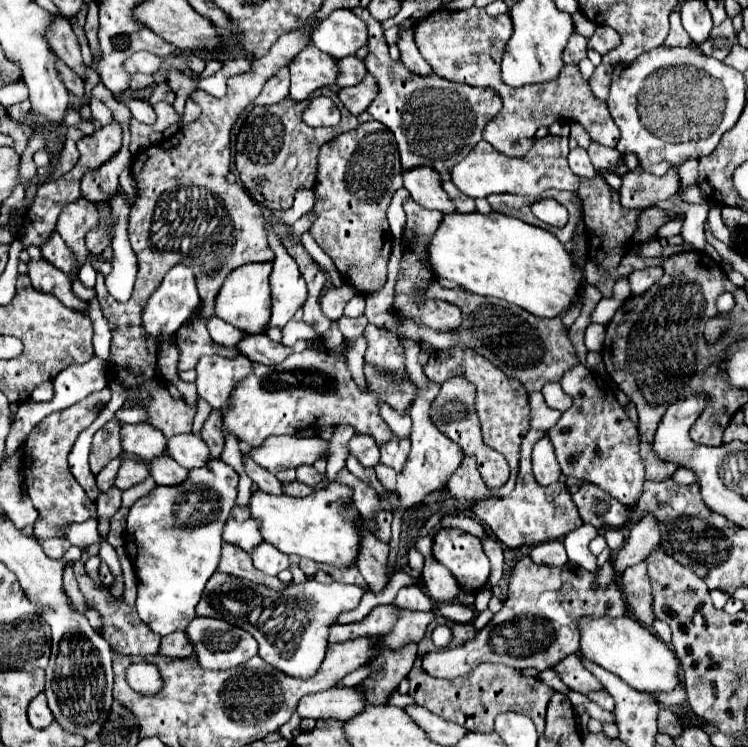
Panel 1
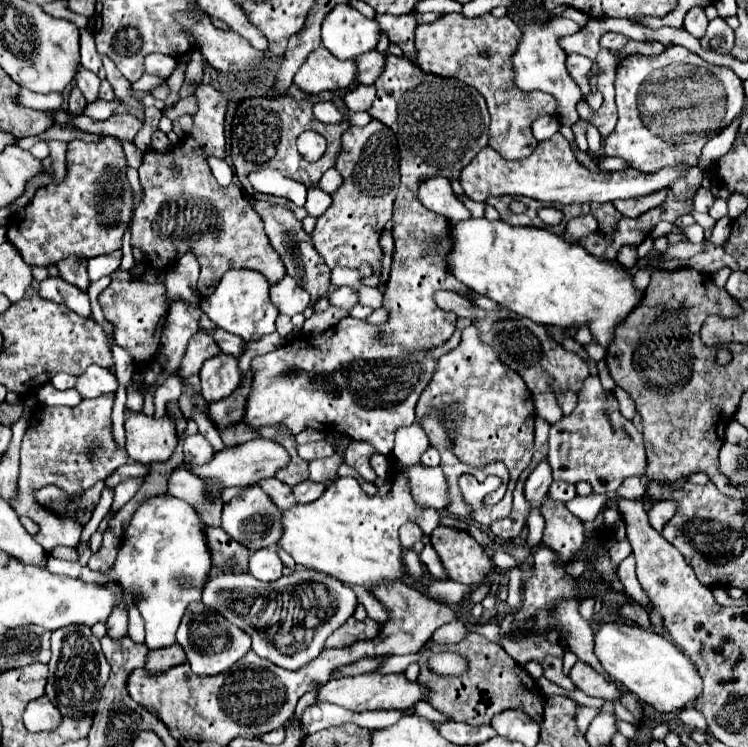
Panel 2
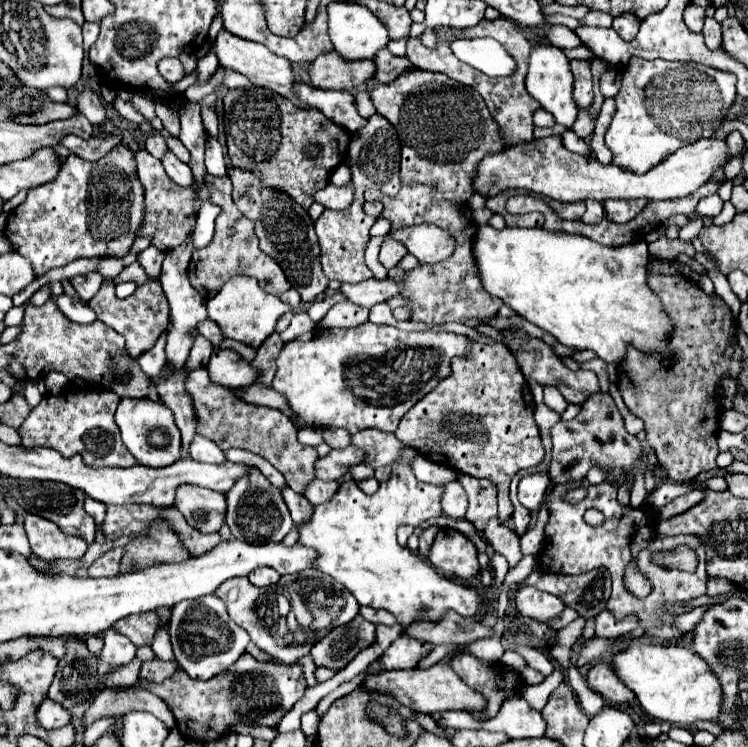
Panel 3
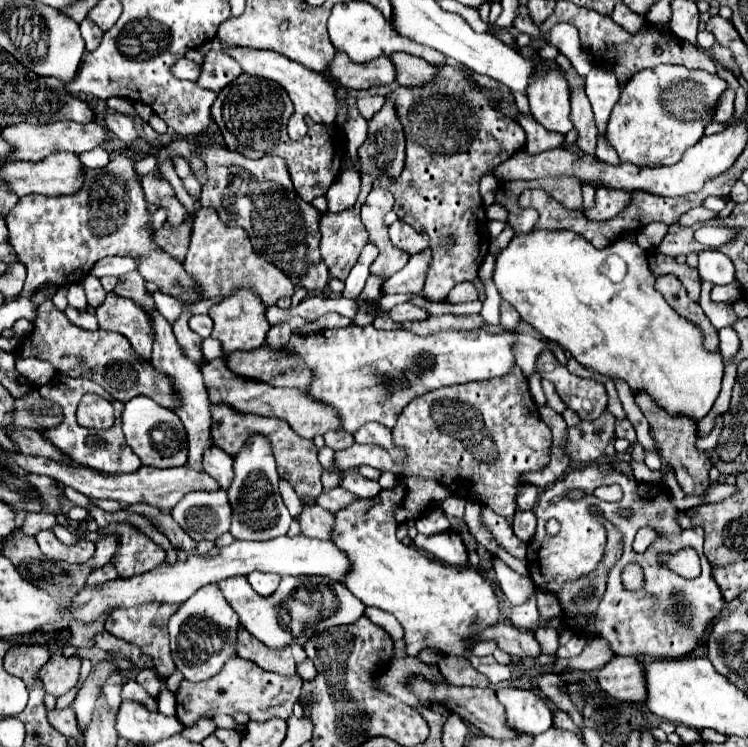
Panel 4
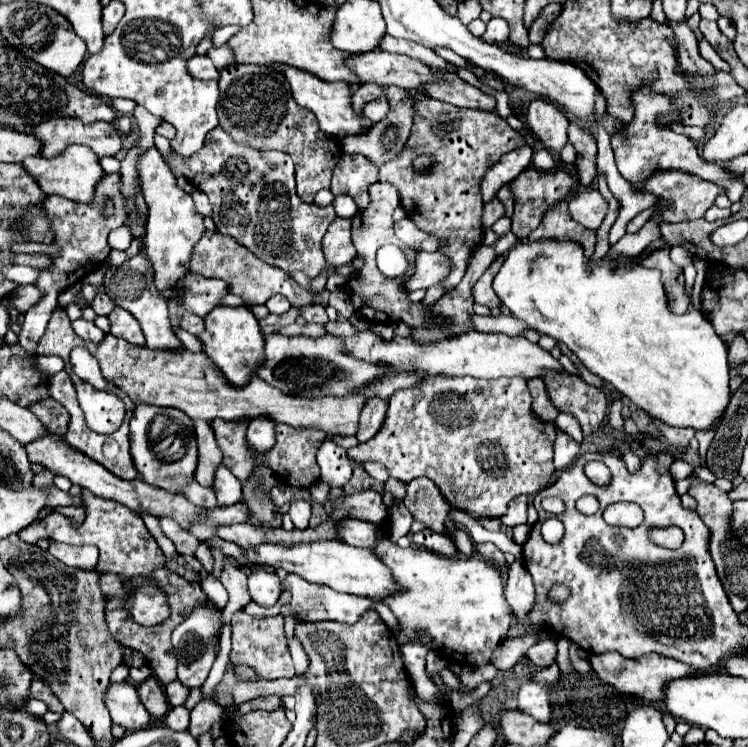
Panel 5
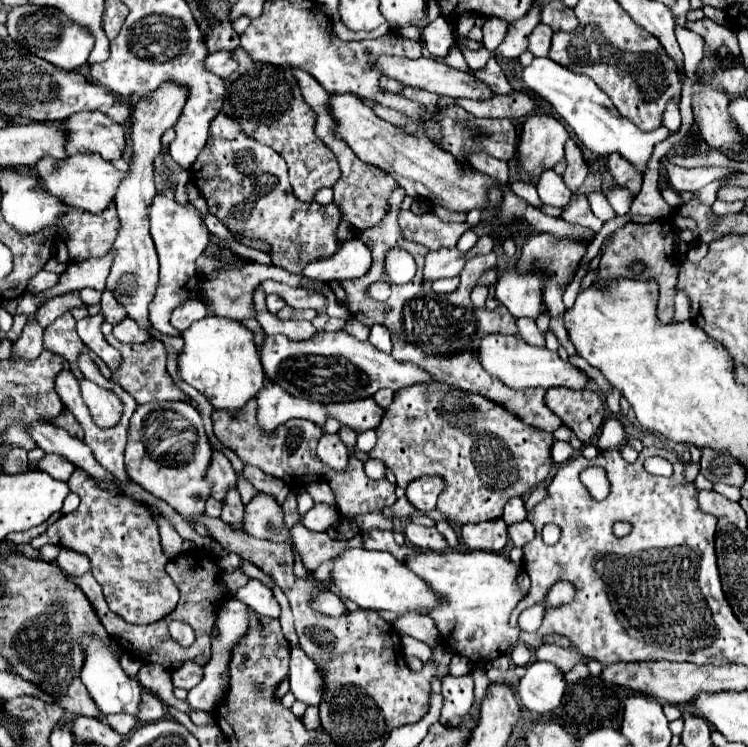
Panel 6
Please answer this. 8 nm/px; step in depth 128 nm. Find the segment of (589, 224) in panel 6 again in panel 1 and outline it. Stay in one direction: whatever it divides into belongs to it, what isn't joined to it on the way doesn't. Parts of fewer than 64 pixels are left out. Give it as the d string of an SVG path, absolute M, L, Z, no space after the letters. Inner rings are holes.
M634 168L622 176L620 202L626 208L648 208L658 200L666 200L680 190L678 168L666 172L664 176L652 176L642 168ZM644 174L644 178L640 176Z

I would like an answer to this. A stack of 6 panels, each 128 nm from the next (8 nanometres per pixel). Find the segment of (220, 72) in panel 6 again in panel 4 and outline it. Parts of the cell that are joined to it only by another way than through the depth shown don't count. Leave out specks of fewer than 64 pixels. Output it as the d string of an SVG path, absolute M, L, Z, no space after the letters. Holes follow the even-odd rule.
M180 58L176 64L172 64L170 72L172 72L172 76L176 76L178 80L192 80L192 82L196 82L198 76L200 76L200 66L194 64L192 60Z

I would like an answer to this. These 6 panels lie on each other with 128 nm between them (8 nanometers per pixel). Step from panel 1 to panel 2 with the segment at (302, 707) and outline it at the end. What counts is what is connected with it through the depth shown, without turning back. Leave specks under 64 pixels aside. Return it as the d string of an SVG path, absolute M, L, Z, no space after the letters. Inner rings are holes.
M360 674L360 676L344 676L330 680L324 684L318 694L316 702L330 702L338 704L342 708L354 710L354 712L364 712L364 710L408 710L414 706L414 702L424 700L426 690L418 686L418 682L408 682L404 674Z

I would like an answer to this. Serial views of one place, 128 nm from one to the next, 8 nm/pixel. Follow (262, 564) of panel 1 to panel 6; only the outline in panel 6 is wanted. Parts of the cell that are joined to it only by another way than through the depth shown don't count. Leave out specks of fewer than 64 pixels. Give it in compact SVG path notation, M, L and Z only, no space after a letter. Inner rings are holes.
M248 580L246 586L242 586L236 592L228 592L228 596L242 600L246 606L250 606L252 610L256 610L258 614L270 616L270 618L278 618L280 616L280 606L272 594L272 590L268 586L264 586L260 580Z

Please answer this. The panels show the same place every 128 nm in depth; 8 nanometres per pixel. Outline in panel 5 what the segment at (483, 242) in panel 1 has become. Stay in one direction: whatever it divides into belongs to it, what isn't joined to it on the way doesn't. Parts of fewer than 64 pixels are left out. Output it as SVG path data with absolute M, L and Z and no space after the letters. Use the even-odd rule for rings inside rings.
M574 240L518 242L508 252L508 256L506 256L500 272L494 278L494 292L498 294L500 302L512 312L512 316L524 320L530 328L538 330L540 334L548 334L556 342L564 342L580 358L580 362L592 374L600 376L604 382L610 382L618 392L622 392L624 396L628 396L634 402L634 406L642 408L648 416L654 416L654 418L662 420L668 426L690 426L694 430L708 430L718 420L718 416L726 410L726 406L730 402L730 388L728 388L728 350L726 350L726 344L720 340L720 336L716 336L716 332L712 330L712 324L708 324L708 318L700 310L688 310L682 316L672 314L670 308L668 308L668 300L666 300L664 286L660 282L660 270L646 268L646 266L638 264L636 260L632 260L630 256L620 256L616 260L604 258L602 262L590 264L590 258L586 258L584 250Z

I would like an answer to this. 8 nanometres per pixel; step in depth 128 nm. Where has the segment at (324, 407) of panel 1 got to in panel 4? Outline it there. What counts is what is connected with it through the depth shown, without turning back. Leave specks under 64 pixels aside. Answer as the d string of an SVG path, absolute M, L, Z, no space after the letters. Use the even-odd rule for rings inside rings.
M346 326L332 328L314 334L292 334L294 342L290 344L290 356L306 362L312 370L312 382L306 388L306 394L312 400L332 406L340 416L340 424L346 432L354 434L366 422L380 422L388 428L396 426L396 418L410 404L410 400L452 384L464 384L472 380L488 380L504 376L514 366L512 344L516 342L516 332L506 334L488 334L482 330L442 330L430 336L418 336L410 330L378 330L374 326Z

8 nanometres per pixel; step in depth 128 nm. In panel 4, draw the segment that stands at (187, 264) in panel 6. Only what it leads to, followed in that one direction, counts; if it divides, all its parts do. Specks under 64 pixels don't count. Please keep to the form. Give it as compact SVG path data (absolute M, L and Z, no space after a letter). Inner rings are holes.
M106 114L104 118L104 126L108 128L108 130L112 130L120 140L124 140L126 144L130 144L134 138L138 138L138 132L136 132L136 128L134 128L134 118L130 118L130 116L126 116L126 114ZM184 222L180 228L170 228L168 224L162 226L162 230L158 230L154 234L154 240L160 248L164 248L166 252L170 252L176 260L184 260L186 256L186 246L188 246L188 224ZM110 256L100 260L100 264L96 264L96 268L92 268L92 276L96 278L104 278L104 276L124 276L126 268L134 268L134 262L126 256ZM206 338L202 342L202 352L206 360L214 360L214 358L222 358L224 356L224 348L216 338Z

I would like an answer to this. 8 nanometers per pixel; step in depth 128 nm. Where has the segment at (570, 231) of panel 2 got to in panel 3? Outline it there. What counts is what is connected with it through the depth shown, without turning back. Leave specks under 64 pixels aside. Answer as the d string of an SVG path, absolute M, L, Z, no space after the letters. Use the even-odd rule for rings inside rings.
M586 202L586 212L582 216L582 222L586 224L594 224L594 222L600 222L604 218L604 210L602 210L602 204L598 202Z

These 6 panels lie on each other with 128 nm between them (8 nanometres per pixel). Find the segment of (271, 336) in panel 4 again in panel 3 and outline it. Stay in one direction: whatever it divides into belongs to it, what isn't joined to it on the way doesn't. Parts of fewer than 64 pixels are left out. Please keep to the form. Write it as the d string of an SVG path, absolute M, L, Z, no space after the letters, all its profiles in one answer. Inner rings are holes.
M274 332L274 336L268 338L268 340L258 348L256 358L250 362L252 368L262 370L260 378L256 380L258 384L262 384L262 386L270 386L270 384L272 384L272 378L274 378L274 372L276 372L274 360L276 360L276 356L278 356L278 352L280 352L282 346L284 346L284 342L282 342L280 336Z

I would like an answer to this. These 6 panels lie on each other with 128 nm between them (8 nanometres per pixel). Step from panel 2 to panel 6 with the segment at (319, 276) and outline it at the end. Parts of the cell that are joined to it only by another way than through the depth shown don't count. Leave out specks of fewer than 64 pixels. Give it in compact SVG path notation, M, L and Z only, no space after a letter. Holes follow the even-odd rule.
M220 114L212 120L208 142L190 172L194 186L208 202L208 210L232 236L252 236L252 240L268 244L272 264L298 274L308 264L330 258L338 250L336 230L340 210L336 204L320 206L316 202L306 204L296 200L284 158L272 148L248 138L228 116Z

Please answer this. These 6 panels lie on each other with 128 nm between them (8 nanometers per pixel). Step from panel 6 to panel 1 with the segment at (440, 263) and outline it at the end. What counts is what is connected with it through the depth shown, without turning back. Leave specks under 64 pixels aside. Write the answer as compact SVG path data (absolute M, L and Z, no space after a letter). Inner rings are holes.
M346 284L334 286L320 298L320 308L334 322L342 316L342 310L350 298L352 298L352 288L348 288Z

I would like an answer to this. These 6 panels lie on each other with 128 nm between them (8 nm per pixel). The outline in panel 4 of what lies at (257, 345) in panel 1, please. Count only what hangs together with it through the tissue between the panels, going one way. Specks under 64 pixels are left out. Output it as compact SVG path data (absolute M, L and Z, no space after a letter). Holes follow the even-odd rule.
M204 314L192 316L192 318L190 318L190 328L192 328L196 334L200 334L202 338L208 338L208 336L212 334L212 318L210 318L210 316L204 316Z

